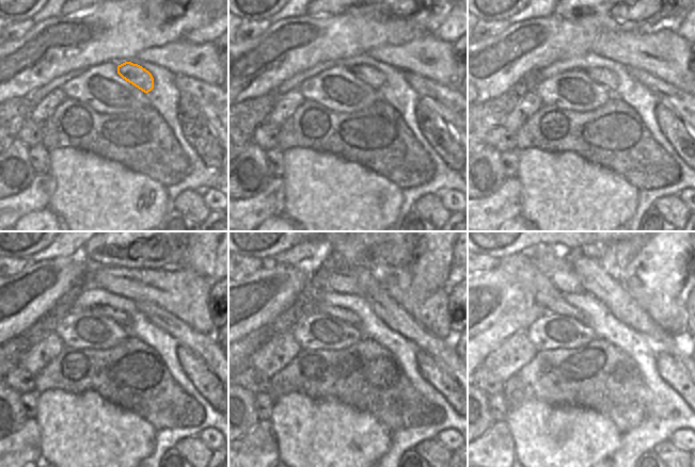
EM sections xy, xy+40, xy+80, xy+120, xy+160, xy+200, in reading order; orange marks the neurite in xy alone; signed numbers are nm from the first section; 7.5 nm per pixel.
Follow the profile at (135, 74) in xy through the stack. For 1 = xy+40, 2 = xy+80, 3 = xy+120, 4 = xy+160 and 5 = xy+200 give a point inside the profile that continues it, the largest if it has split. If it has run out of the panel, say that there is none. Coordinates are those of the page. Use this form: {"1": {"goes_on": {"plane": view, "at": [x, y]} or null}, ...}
{"1": {"goes_on": {"plane": "xy+40", "at": [369, 75]}}, "2": {"goes_on": {"plane": "xy+80", "at": [601, 76]}}, "3": {"goes_on": {"plane": "xy+120", "at": [121, 318]}}, "4": {"goes_on": {"plane": "xy+160", "at": [346, 316]}}, "5": {"goes_on": {"plane": "xy+200", "at": [537, 287]}}}

